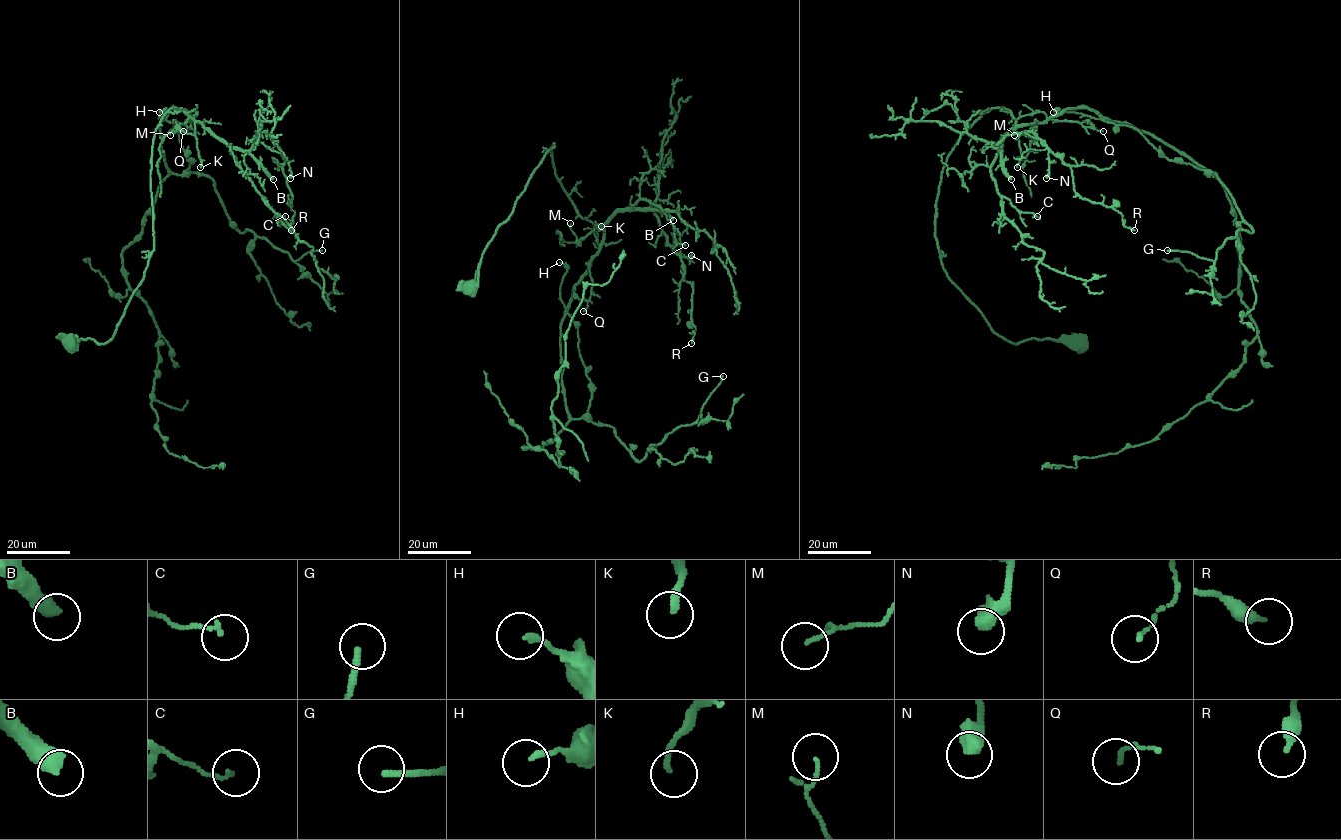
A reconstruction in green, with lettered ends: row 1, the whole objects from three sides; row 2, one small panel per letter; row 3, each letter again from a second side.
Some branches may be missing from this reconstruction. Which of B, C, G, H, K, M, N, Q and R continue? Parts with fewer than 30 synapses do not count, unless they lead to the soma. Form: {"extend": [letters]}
{"extend": ["B"]}

